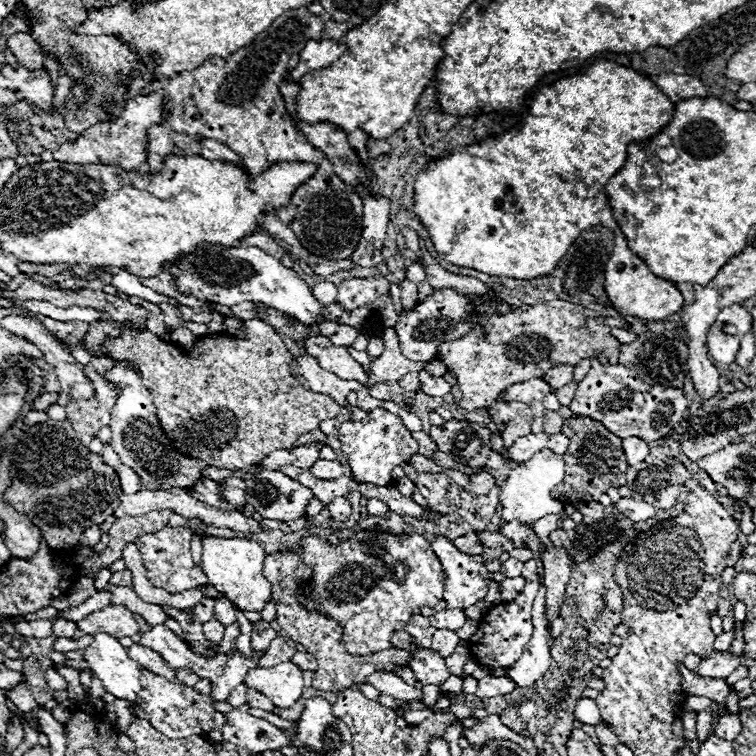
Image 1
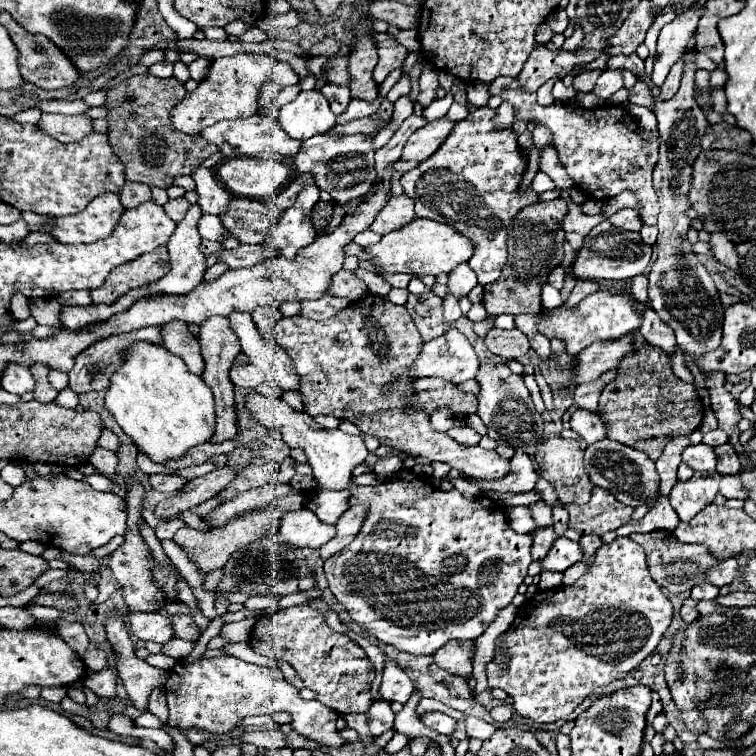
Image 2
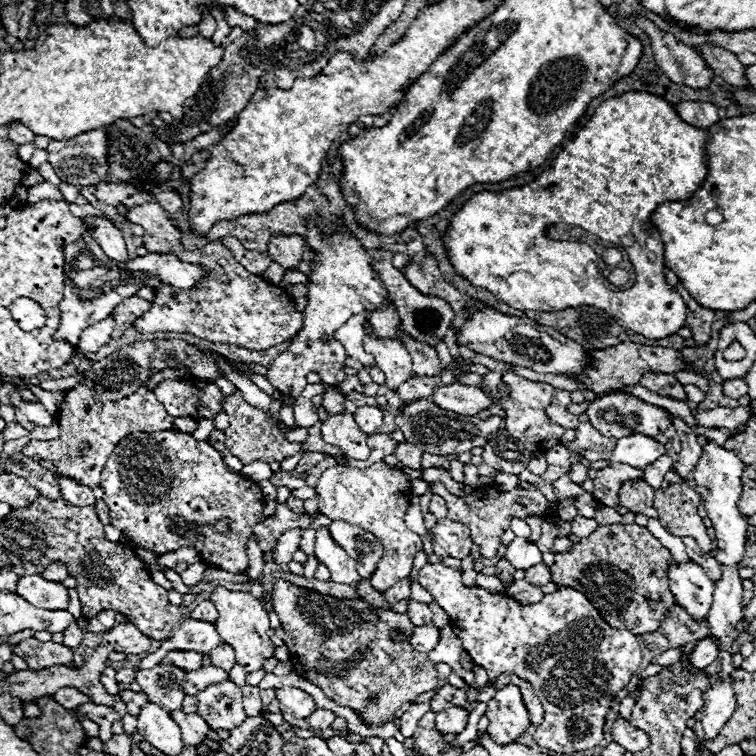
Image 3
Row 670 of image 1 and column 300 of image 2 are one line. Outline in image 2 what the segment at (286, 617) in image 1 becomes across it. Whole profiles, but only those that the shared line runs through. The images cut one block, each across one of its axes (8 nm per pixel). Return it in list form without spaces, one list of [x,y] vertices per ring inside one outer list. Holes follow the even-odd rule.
[[[368,294],[366,298],[352,302],[348,308],[344,308],[330,320],[310,320],[304,316],[280,318],[272,326],[270,338],[274,338],[286,350],[286,354],[292,358],[292,362],[300,374],[300,394],[302,394],[306,412],[310,416],[326,414],[326,416],[336,416],[340,420],[350,420],[364,434],[378,438],[380,446],[388,444],[396,450],[408,452],[410,456],[424,456],[432,462],[434,460],[446,462],[452,468],[456,468],[462,474],[472,476],[472,478],[498,480],[510,472],[510,462],[506,458],[498,456],[496,450],[484,450],[480,446],[462,446],[462,444],[454,442],[446,432],[436,432],[430,426],[430,418],[424,412],[412,410],[412,406],[406,406],[404,398],[408,394],[412,378],[406,376],[404,370],[412,364],[412,360],[416,360],[420,346],[422,346],[422,336],[404,306],[396,306],[388,298]],[[388,380],[396,380],[392,394],[384,394],[384,386]]]

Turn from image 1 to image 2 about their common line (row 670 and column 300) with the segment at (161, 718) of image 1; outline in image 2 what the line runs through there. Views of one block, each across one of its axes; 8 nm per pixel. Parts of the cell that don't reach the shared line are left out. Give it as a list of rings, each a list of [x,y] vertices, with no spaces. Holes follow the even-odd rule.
[[[248,116],[248,118],[238,118],[238,120],[220,120],[210,128],[204,128],[200,132],[208,142],[216,144],[220,152],[226,158],[242,158],[242,156],[256,156],[256,158],[272,158],[272,160],[284,160],[284,158],[294,158],[296,152],[300,152],[302,142],[290,138],[282,128],[280,122],[276,122],[272,116]]]

